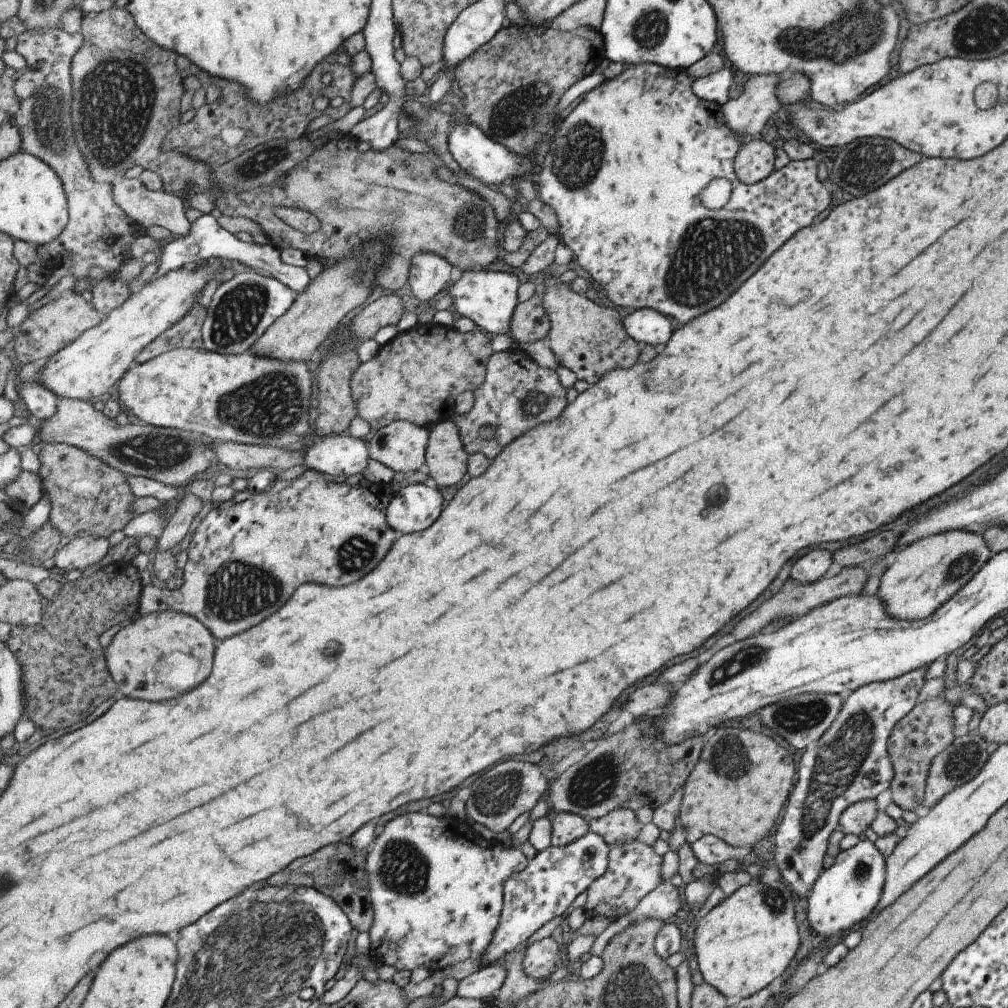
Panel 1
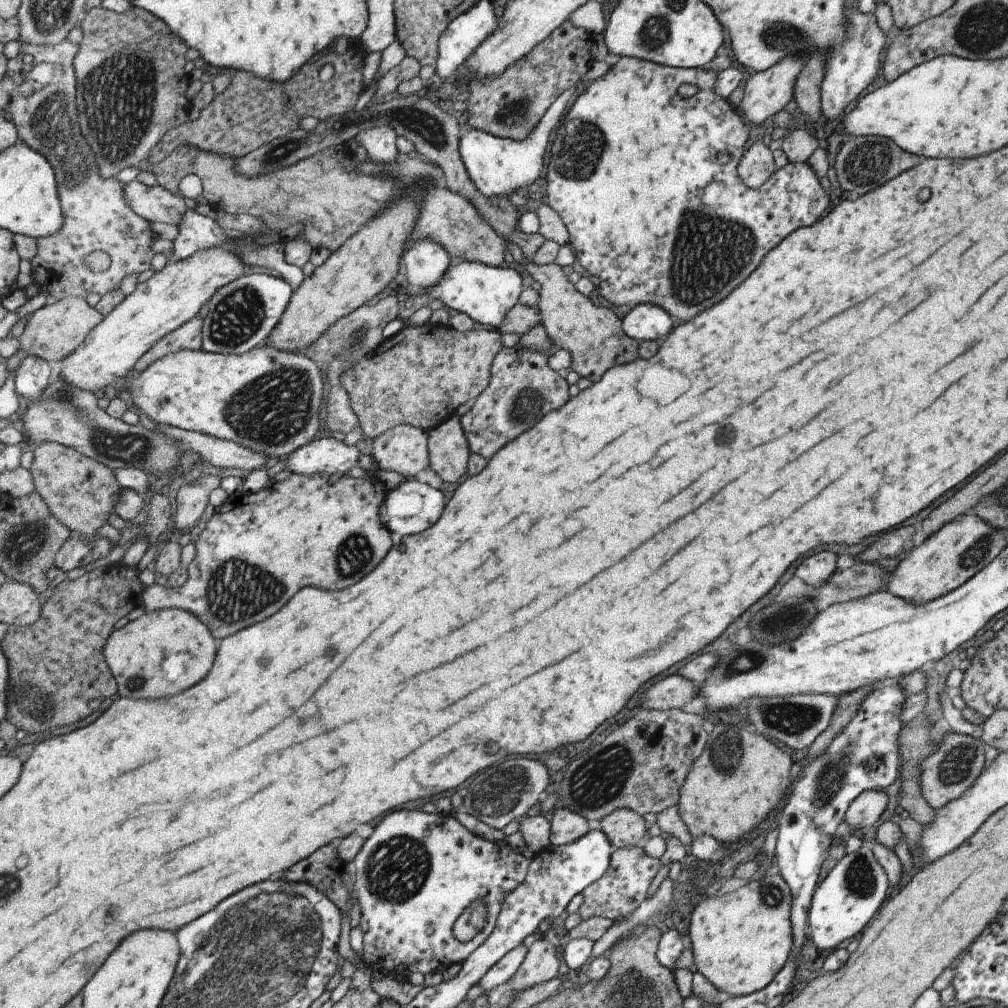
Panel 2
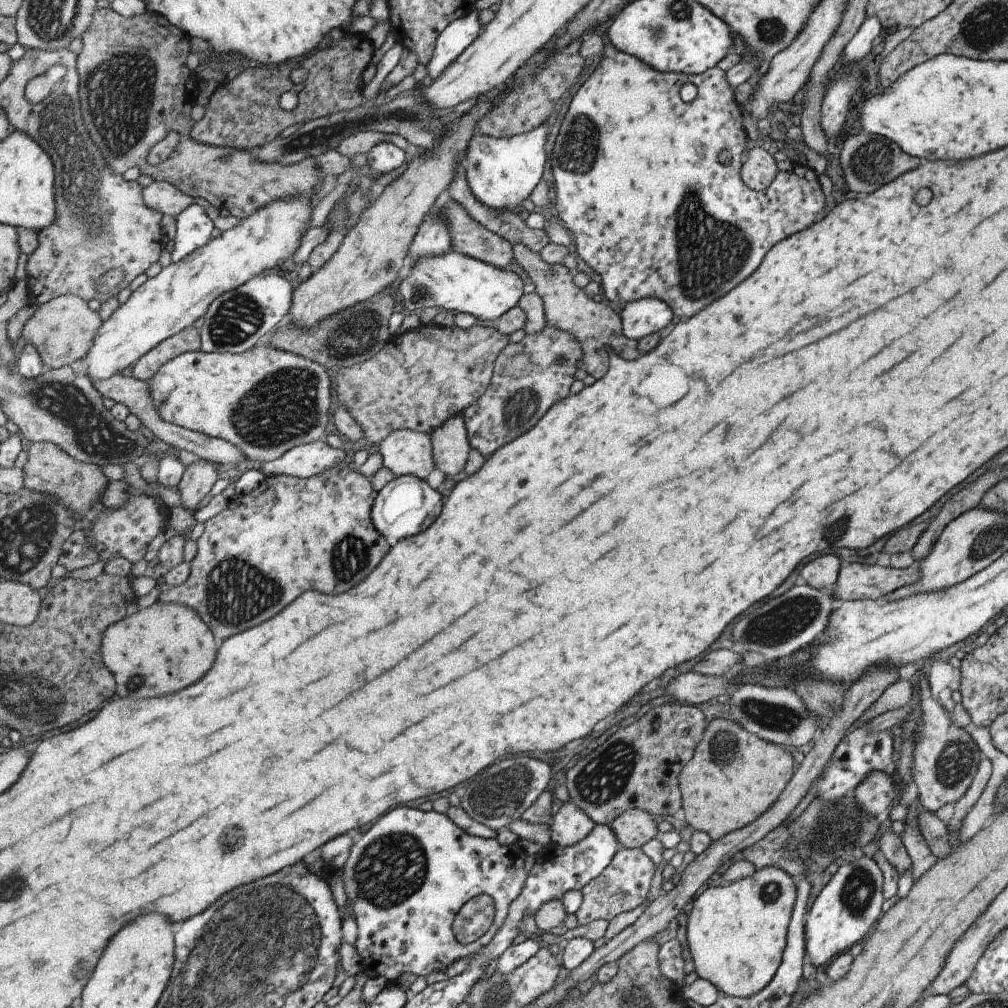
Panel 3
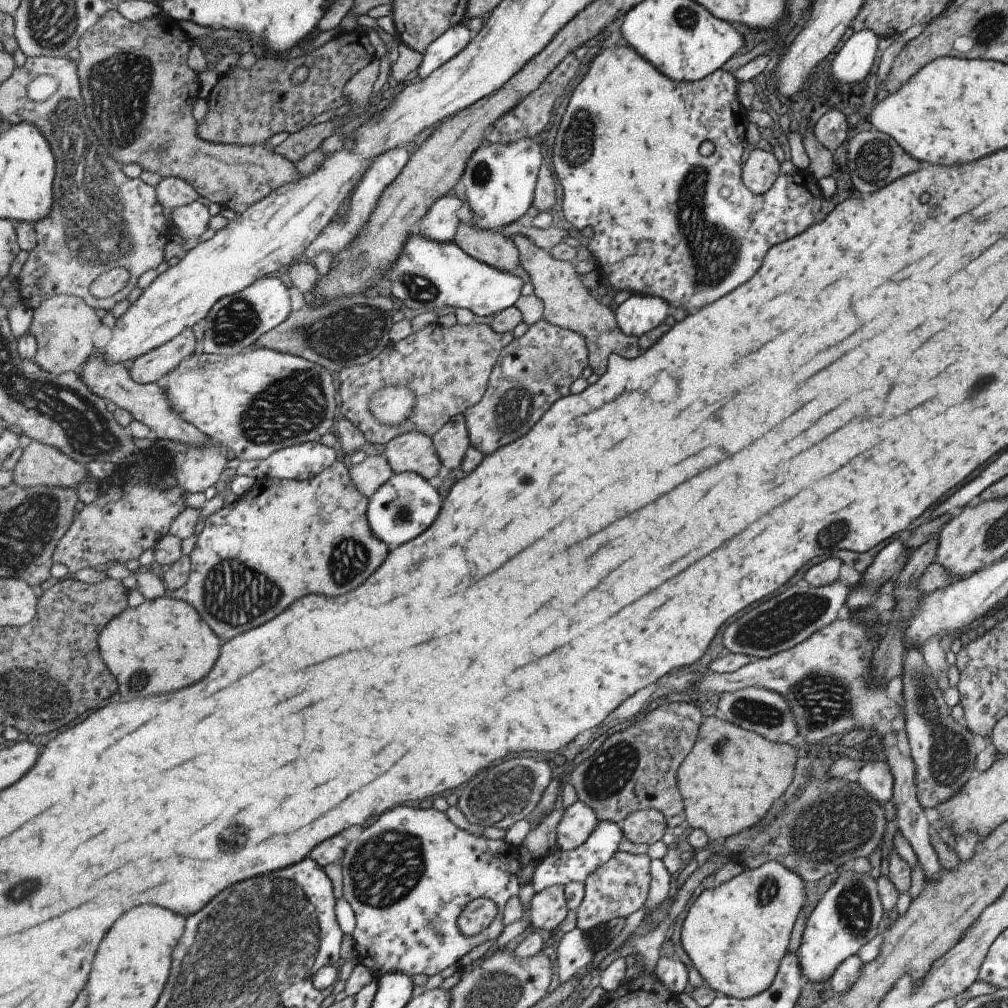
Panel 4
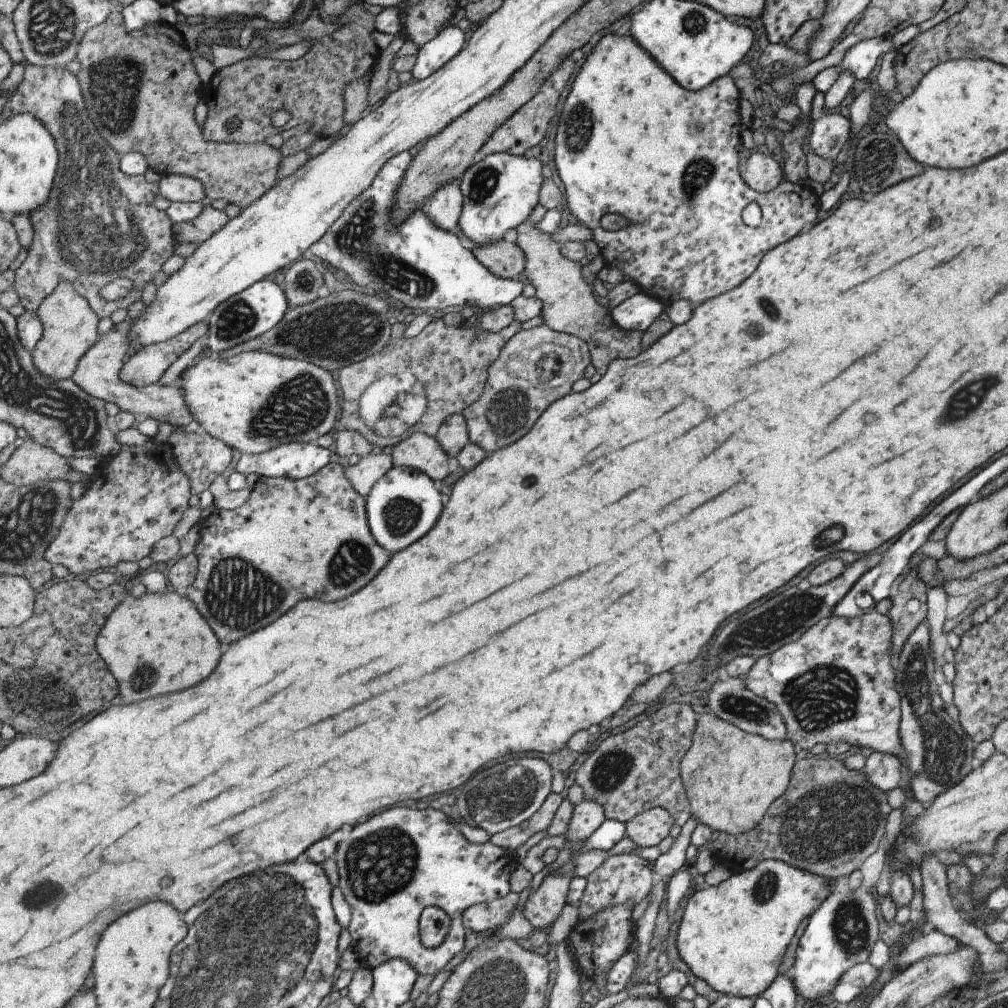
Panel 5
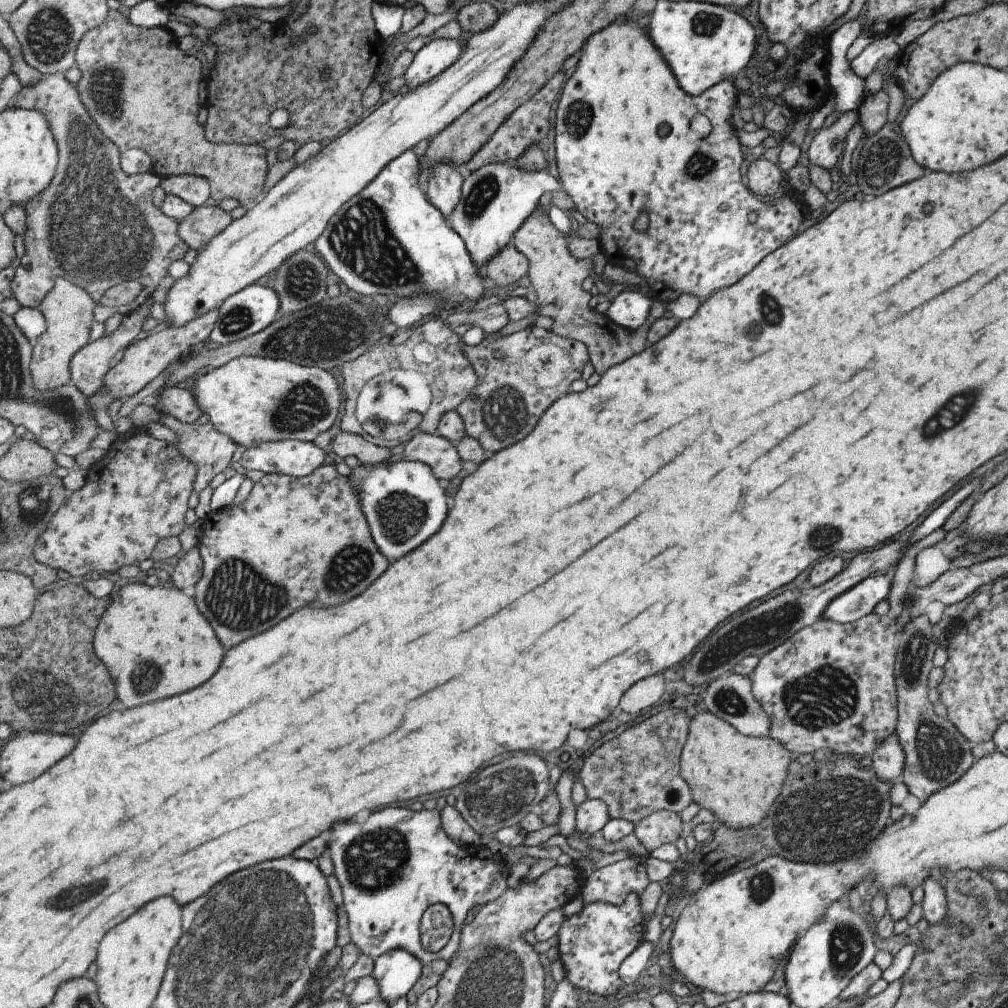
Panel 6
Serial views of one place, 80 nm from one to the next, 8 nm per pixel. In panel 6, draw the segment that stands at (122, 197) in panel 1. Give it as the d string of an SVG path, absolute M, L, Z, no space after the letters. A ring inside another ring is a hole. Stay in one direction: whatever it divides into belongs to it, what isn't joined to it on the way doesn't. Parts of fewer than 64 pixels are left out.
M195 174L165 177L161 187L166 194L179 196L195 207L203 207L211 199L211 186L207 178Z

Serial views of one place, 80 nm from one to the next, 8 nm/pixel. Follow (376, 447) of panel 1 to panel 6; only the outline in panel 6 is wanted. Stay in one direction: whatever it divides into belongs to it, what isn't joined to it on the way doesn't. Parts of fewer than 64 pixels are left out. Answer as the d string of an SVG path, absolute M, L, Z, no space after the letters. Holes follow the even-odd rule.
M416 432L406 439L402 452L403 460L409 462L423 462L431 466L439 480L448 482L453 480L463 470L463 460L459 456L456 444L440 435Z

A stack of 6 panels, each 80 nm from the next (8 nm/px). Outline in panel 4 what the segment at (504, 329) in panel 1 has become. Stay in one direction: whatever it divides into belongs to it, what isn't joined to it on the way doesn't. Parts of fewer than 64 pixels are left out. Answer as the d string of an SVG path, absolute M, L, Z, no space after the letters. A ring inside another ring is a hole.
M415 230L394 265L382 276L392 283L391 298L418 312L438 312L450 306L455 310L466 308L479 316L491 316L517 304L523 290L523 280L512 273L485 264L471 256L454 240L449 242L432 239Z

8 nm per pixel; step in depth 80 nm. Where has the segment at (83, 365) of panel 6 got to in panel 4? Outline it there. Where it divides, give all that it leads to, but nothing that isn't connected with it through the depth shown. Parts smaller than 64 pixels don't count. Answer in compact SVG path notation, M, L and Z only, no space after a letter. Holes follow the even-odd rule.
M96 349L85 370L80 374L83 382L97 396L112 401L117 407L128 411L136 420L151 428L155 438L176 440L187 447L206 445L213 440L194 424L185 420L170 405L170 396L161 383L141 384L135 382L130 370L123 363L110 363L101 349Z

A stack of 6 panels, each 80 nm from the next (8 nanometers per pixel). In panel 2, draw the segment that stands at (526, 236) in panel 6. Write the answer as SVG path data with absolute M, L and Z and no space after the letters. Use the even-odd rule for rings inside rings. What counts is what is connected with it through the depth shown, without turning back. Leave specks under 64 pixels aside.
M511 243L511 250L512 258L525 266L533 280L539 284L536 306L540 323L546 330L553 349L564 348L569 352L569 370L594 383L611 365L631 362L638 358L639 341L629 338L623 332L621 321L611 308L595 306L589 298L576 291L573 284L567 280L568 270L555 263L532 263L530 258L525 258L521 245L517 243Z

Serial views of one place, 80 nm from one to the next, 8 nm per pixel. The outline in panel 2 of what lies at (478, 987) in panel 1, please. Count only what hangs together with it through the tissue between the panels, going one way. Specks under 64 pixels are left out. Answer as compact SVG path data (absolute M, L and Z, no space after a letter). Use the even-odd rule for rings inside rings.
M521 944L508 952L491 970L480 980L483 994L490 992L499 985L505 984L515 976L515 973L526 961L530 947Z

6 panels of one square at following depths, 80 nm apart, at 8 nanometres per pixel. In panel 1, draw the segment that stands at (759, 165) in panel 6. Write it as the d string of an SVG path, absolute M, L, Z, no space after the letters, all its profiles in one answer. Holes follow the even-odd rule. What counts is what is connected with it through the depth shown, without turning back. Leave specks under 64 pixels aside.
M763 139L751 140L741 145L734 158L735 176L746 185L763 180L774 171L774 148Z

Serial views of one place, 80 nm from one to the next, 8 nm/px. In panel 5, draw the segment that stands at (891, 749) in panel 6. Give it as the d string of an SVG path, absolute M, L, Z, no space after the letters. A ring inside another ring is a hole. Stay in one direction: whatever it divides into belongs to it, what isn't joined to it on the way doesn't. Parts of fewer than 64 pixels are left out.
M875 750L866 758L865 766L863 766L861 772L875 789L885 794L899 786L902 780L900 758L893 753Z

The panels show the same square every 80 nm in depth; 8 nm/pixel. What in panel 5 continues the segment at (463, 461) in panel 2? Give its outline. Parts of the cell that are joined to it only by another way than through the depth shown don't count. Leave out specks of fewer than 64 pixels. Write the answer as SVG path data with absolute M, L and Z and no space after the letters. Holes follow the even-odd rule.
M462 413L449 416L442 423L439 433L435 437L451 458L457 460L464 447L470 443L467 420Z

